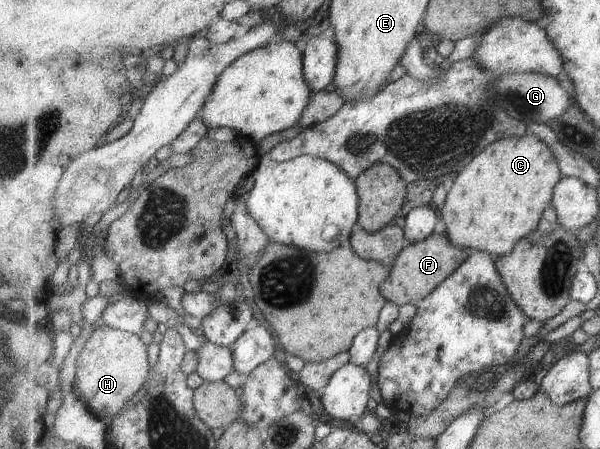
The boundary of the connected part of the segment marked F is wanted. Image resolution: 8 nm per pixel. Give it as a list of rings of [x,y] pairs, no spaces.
[[[432,233],[419,243],[408,243],[404,251],[393,264],[390,278],[381,287],[381,293],[387,302],[397,305],[413,304],[418,307],[420,301],[433,293],[448,277],[451,277],[470,257],[474,251],[455,245],[448,233]]]

